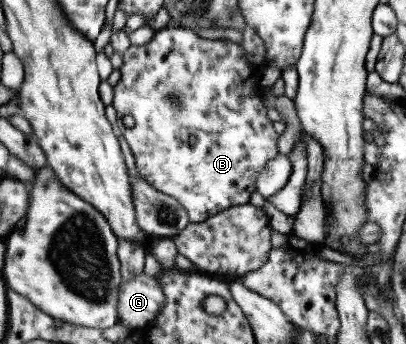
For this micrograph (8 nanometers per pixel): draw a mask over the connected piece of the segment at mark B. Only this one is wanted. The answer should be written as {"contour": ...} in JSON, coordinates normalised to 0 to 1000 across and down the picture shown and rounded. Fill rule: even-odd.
{"contour":[[[406,76],[382,90],[377,110],[367,122],[347,134],[320,128],[298,163],[300,186],[293,195],[293,238],[276,253],[273,302],[286,328],[288,378],[298,384],[303,407],[308,407],[323,439],[340,509],[352,515],[367,538],[377,538],[382,549],[441,584],[441,593],[448,593],[446,602],[461,619],[466,648],[498,648],[507,634],[557,605],[613,587],[613,570],[628,552],[628,515],[633,515],[643,488],[653,483],[653,474],[672,462],[682,448],[680,413],[685,390],[672,381],[670,355],[655,337],[650,262],[635,247],[643,206],[631,198],[631,189],[606,172],[596,131],[599,122],[569,122],[562,113],[517,116],[495,110],[480,99],[480,90],[451,78]],[[308,337],[328,343],[328,366],[313,369],[303,363],[298,349]]]}

